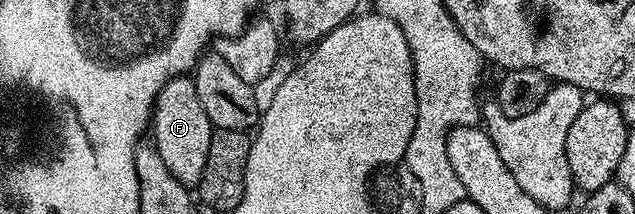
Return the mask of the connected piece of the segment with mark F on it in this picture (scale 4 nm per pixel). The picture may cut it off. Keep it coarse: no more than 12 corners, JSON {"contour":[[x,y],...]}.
{"contour":[[190,74],[157,93],[149,135],[188,189],[213,128]]}

